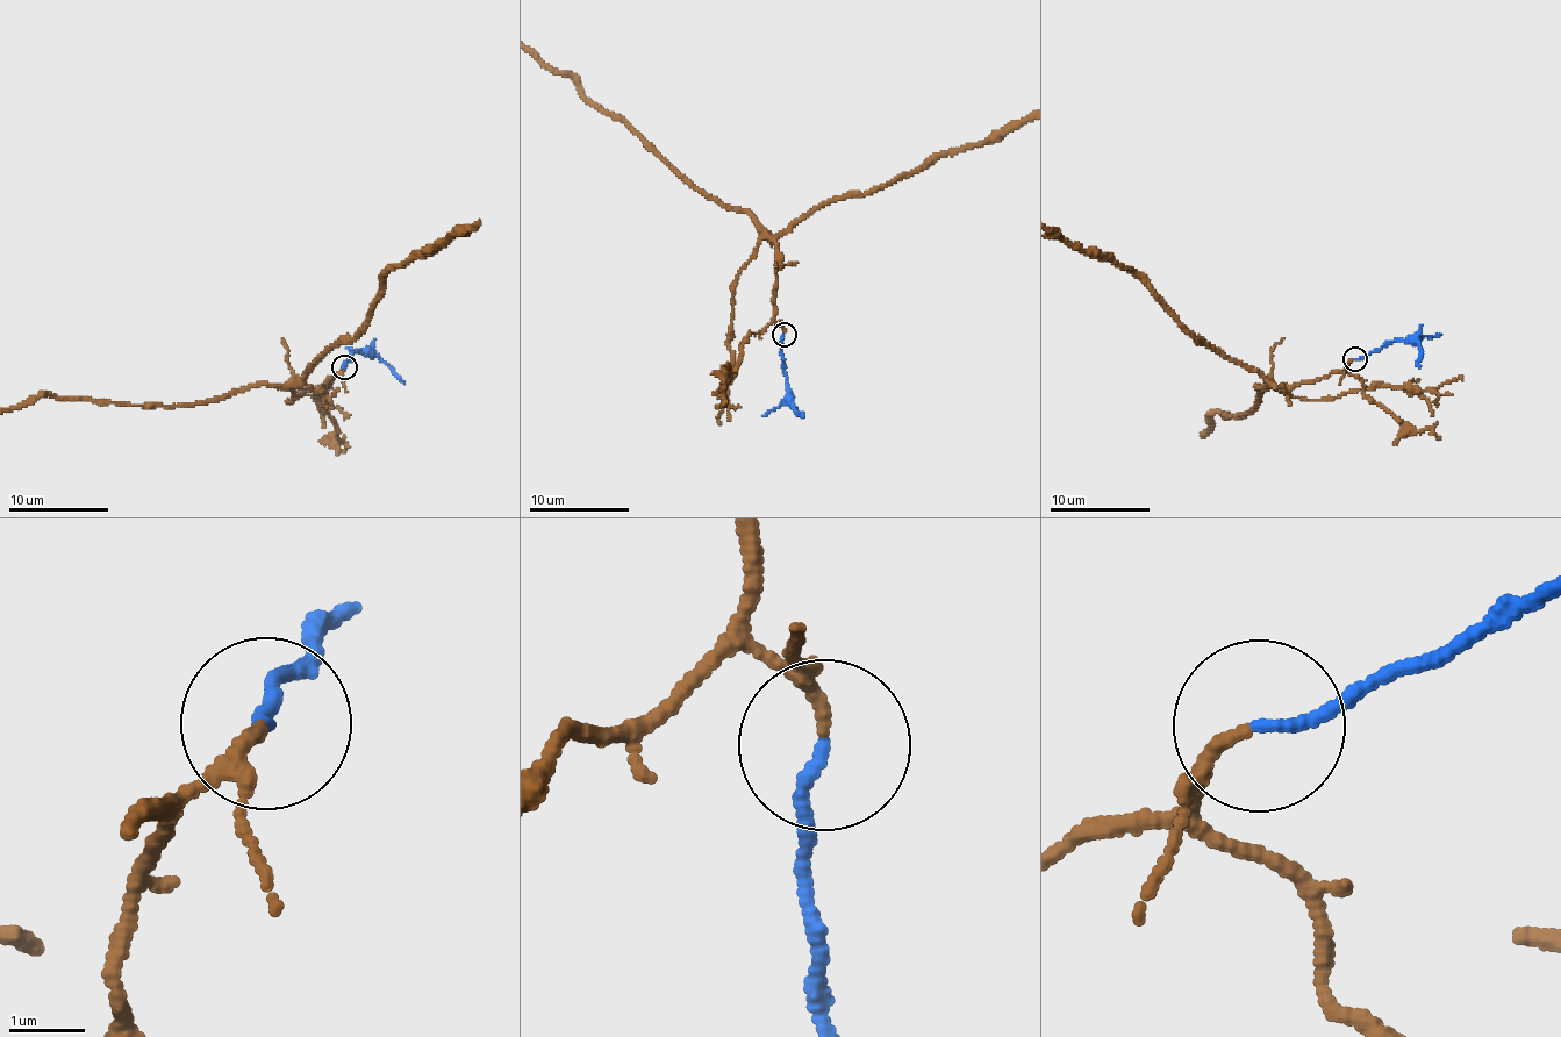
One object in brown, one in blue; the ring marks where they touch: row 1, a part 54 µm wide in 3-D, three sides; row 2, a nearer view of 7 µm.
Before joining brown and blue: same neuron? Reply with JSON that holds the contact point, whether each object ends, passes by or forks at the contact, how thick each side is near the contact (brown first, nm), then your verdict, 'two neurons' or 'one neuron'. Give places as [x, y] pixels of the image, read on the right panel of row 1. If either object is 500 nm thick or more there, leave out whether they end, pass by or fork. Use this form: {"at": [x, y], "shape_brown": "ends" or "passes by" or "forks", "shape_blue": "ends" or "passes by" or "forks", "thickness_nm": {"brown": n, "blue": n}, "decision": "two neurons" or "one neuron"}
{"at": [1354, 358], "shape_brown": "passes by", "shape_blue": "ends", "thickness_nm": {"brown": 130, "blue": 150}, "decision": "one neuron"}

